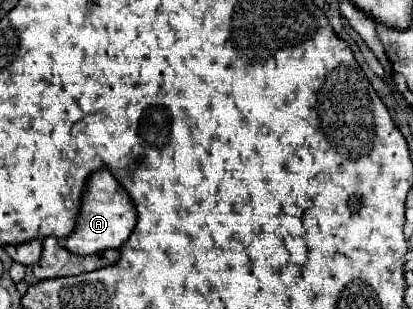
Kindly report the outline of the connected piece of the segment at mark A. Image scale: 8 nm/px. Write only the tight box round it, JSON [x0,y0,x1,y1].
[62,169,136,255]

